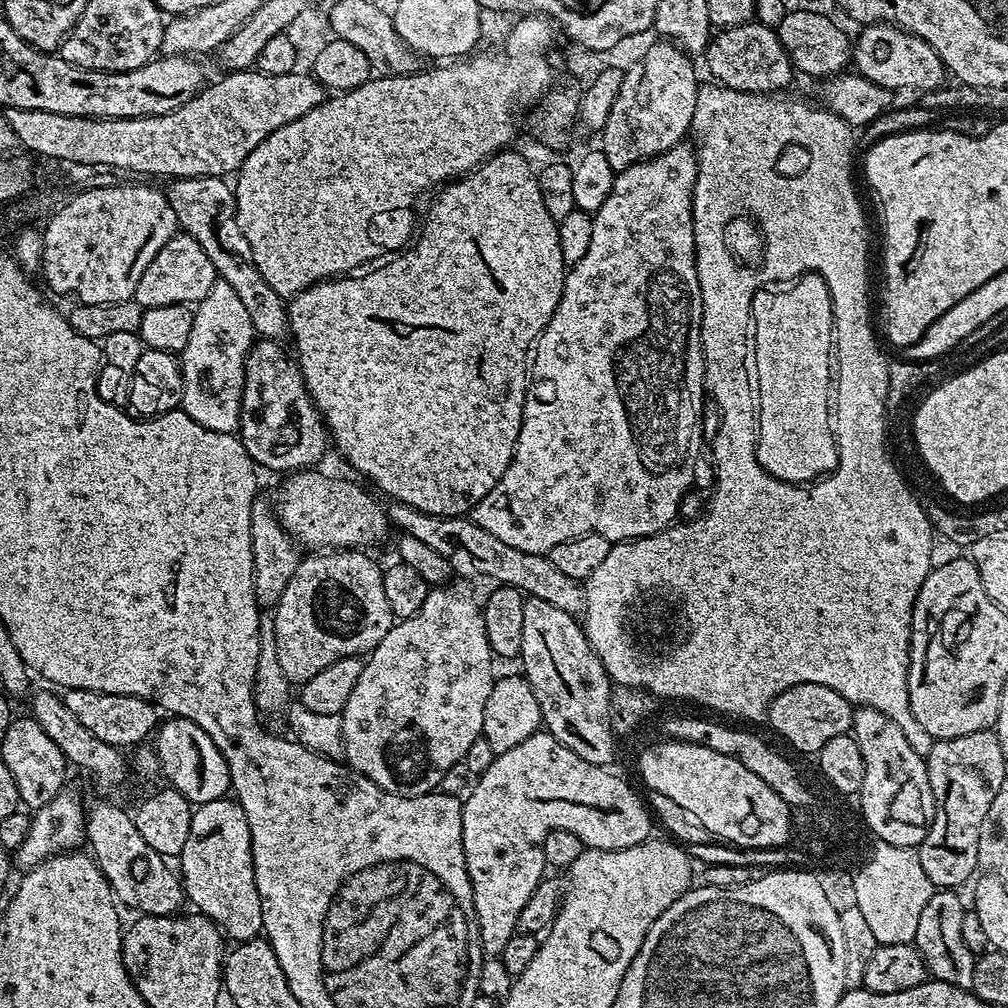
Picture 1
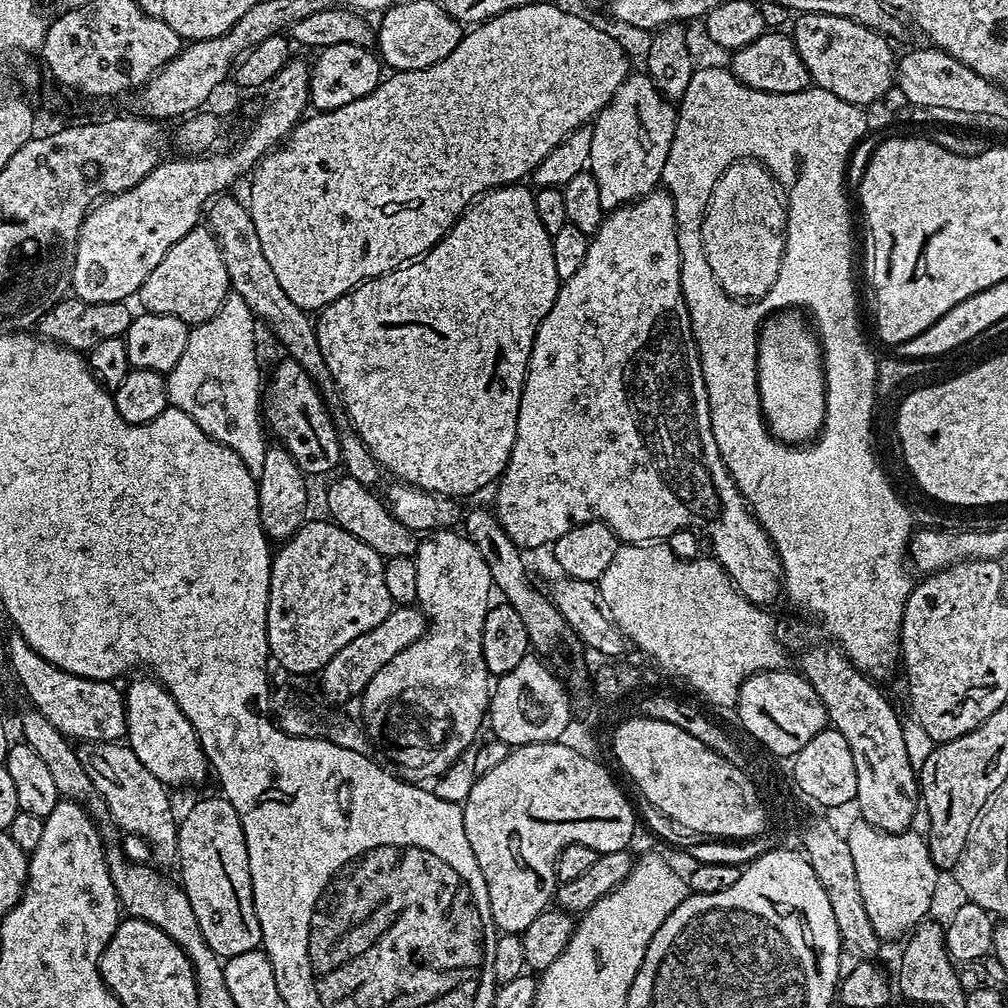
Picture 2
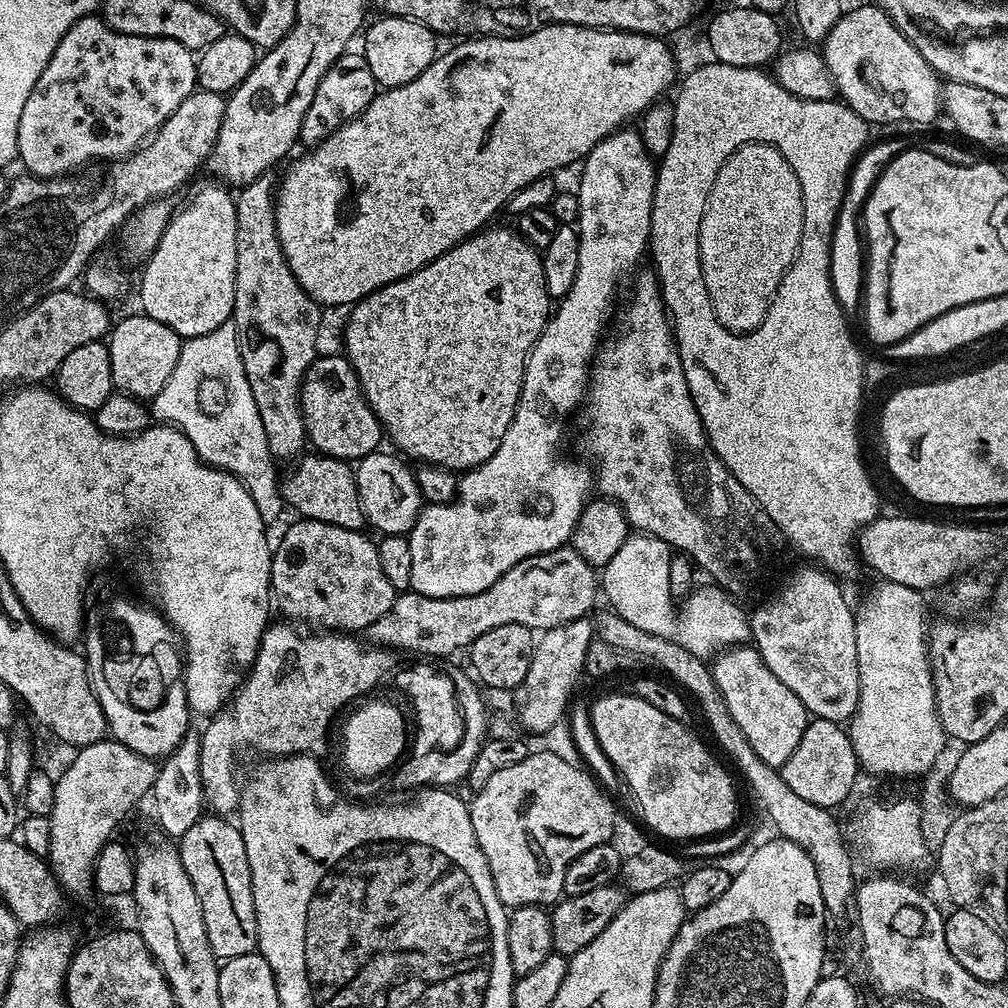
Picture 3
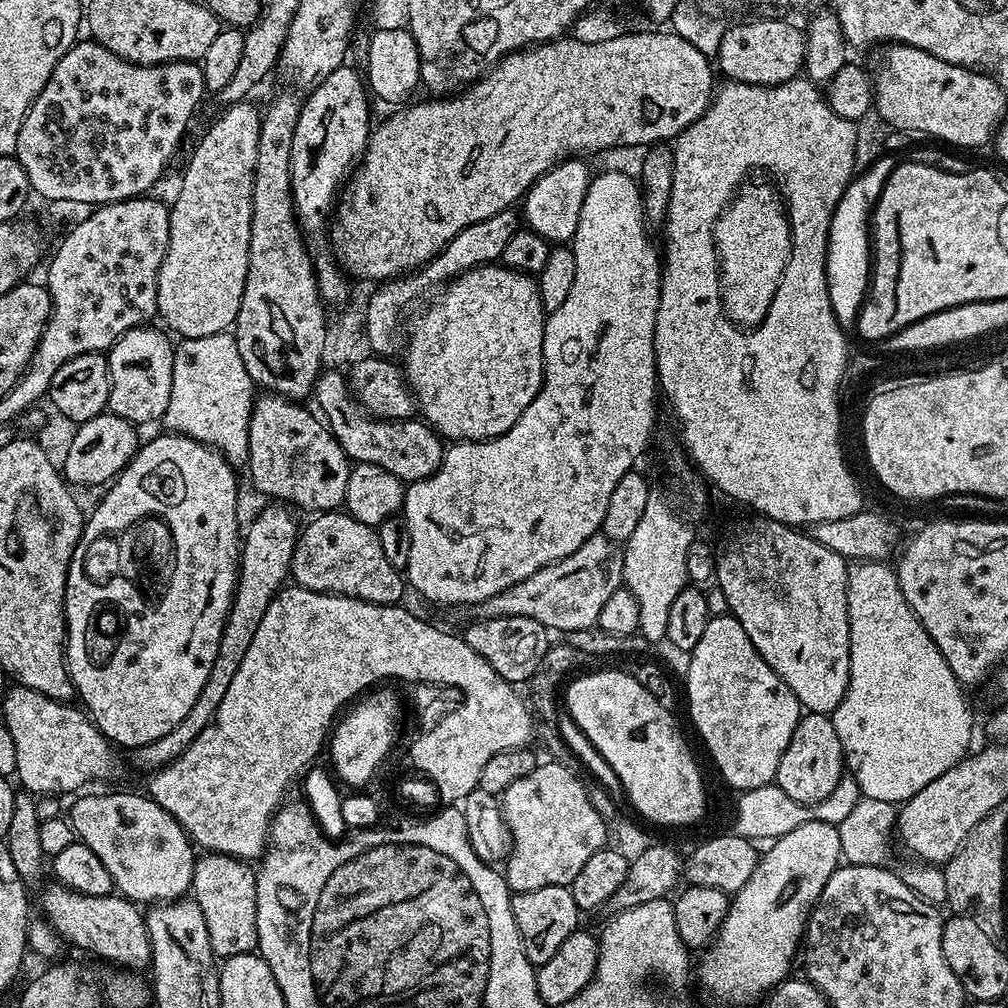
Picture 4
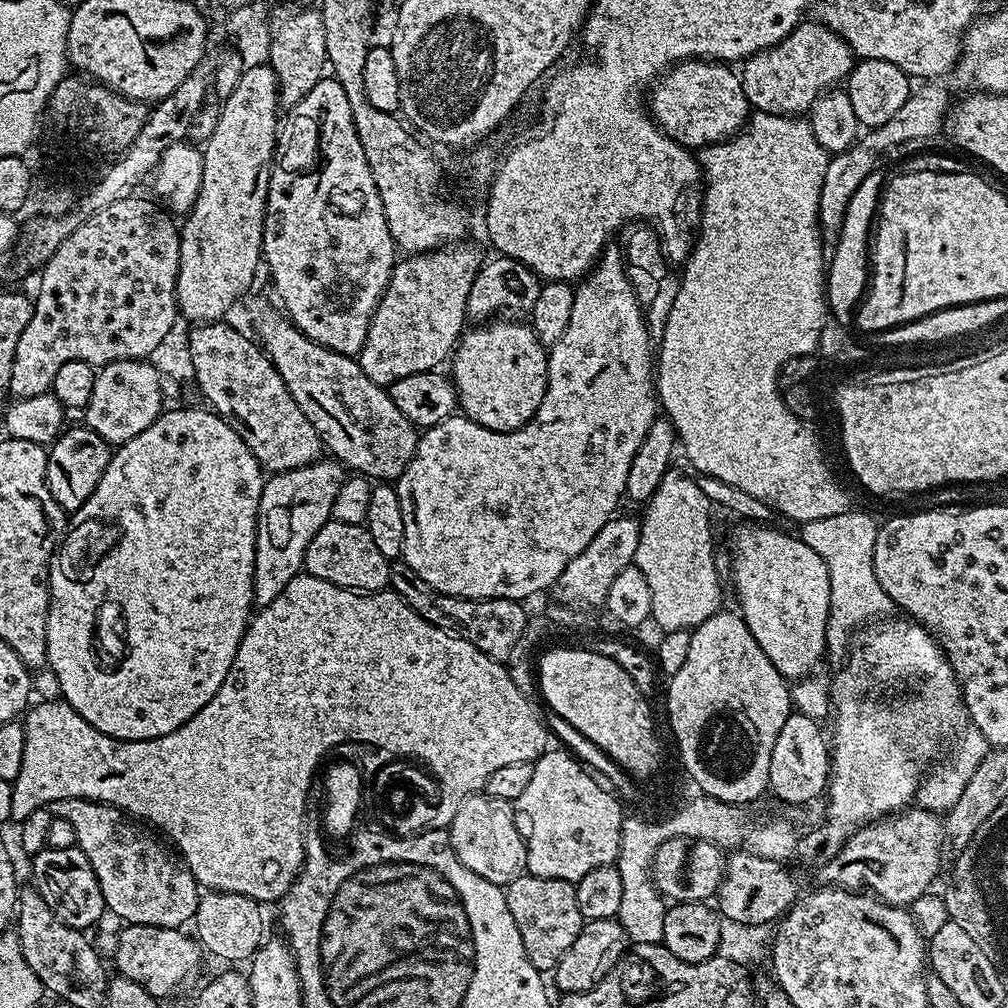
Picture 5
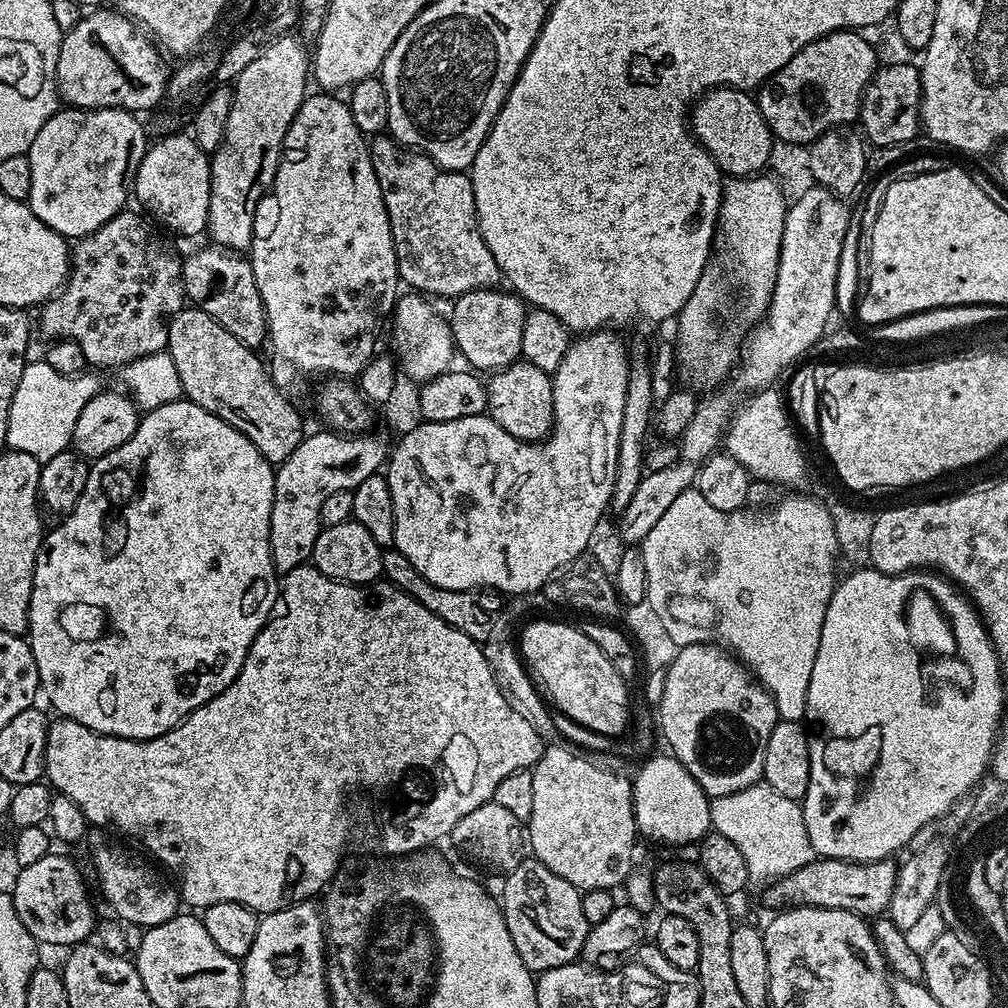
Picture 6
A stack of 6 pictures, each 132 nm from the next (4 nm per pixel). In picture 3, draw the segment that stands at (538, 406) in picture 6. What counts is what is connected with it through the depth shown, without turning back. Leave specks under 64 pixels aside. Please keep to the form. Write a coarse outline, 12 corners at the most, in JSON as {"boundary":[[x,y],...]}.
{"boundary":[[485,227],[351,305],[405,457],[477,468],[550,319],[541,253]]}

